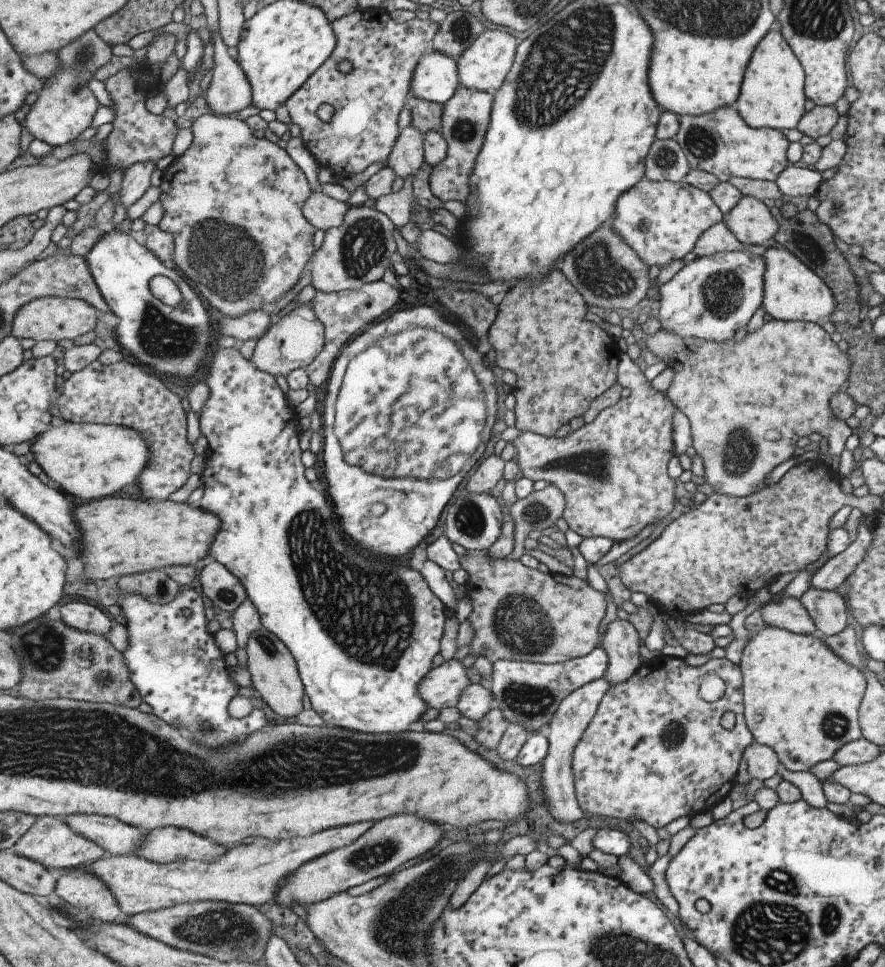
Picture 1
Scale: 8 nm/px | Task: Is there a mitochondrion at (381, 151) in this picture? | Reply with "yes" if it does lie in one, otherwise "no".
no

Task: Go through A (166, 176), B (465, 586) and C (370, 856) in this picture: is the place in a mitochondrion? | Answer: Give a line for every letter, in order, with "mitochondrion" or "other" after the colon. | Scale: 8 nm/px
A: other
B: other
C: mitochondrion

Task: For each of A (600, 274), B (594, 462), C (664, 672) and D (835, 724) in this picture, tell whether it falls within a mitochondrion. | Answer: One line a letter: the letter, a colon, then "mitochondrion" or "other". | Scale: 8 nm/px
A: mitochondrion
B: mitochondrion
C: other
D: mitochondrion

